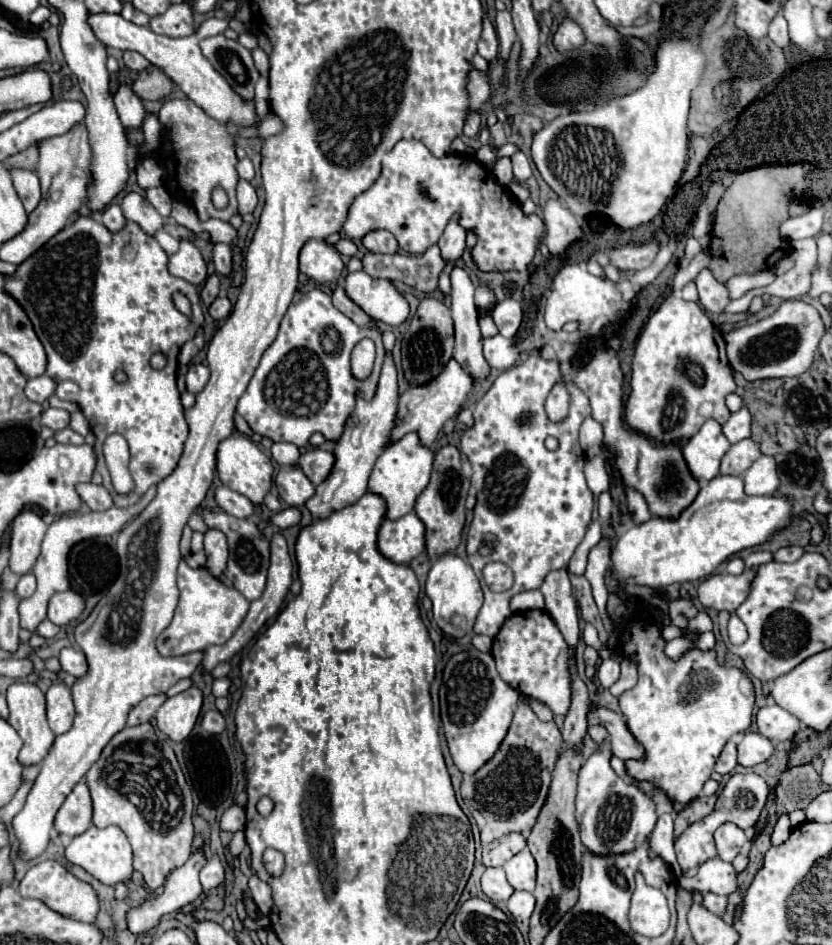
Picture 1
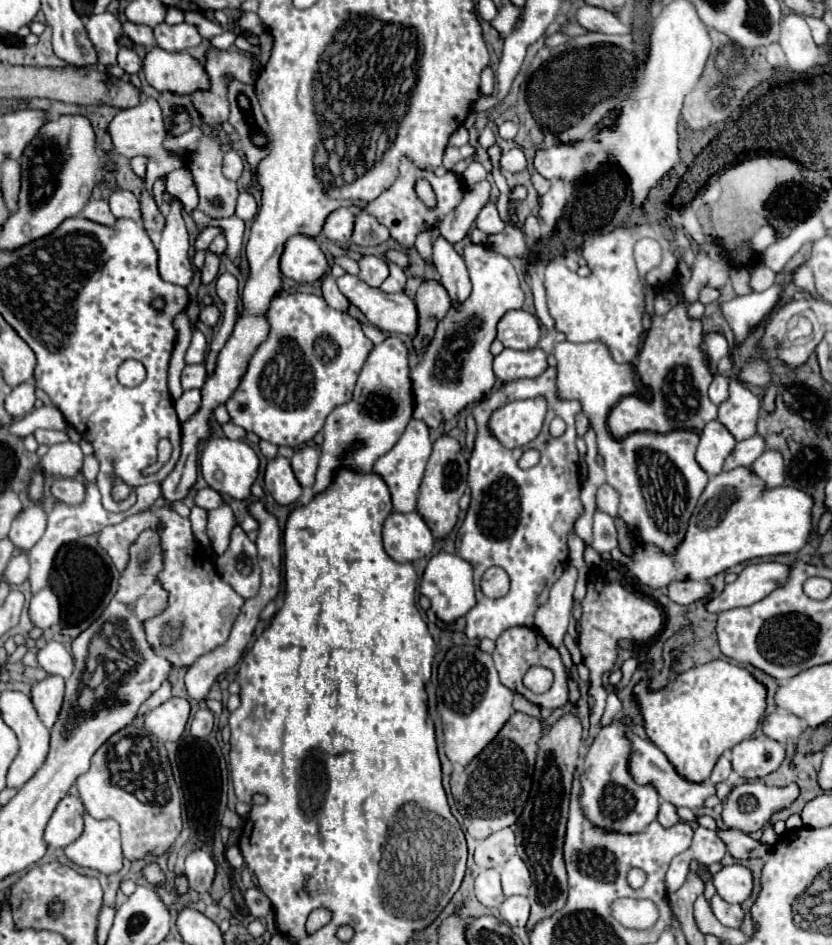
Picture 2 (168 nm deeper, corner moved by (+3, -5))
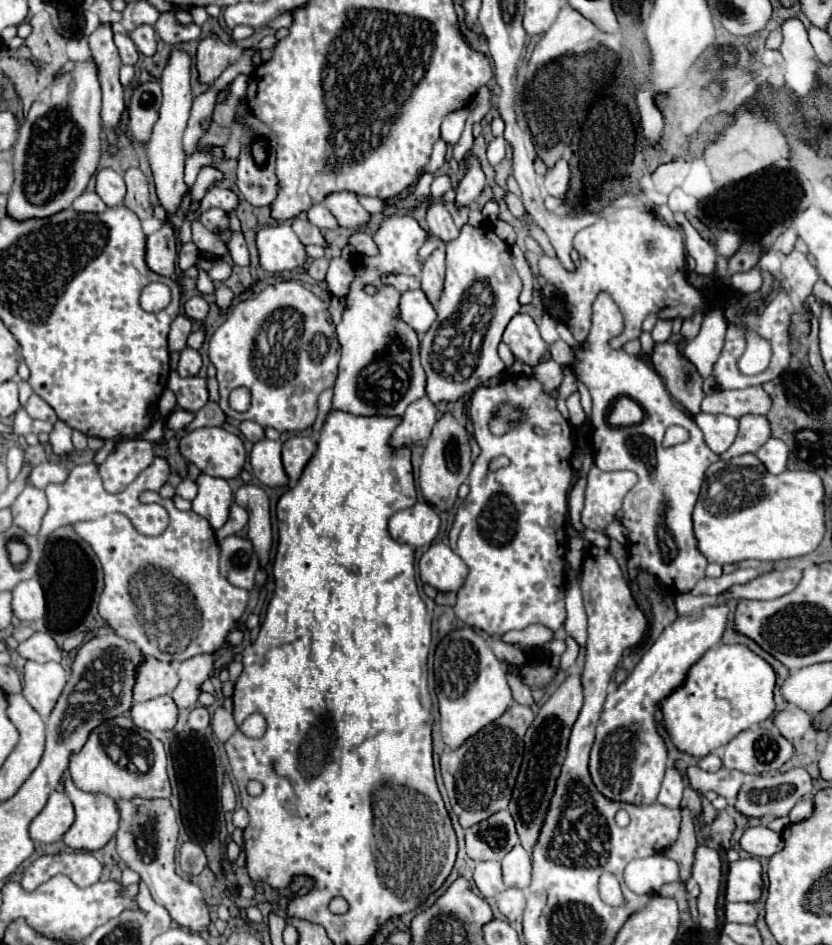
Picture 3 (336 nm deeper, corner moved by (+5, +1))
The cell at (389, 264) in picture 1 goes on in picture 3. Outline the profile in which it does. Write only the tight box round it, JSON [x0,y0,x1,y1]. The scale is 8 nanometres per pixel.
[292,217,324,245]

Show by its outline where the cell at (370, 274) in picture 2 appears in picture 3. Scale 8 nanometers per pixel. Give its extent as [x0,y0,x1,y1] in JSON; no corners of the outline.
[386,275,420,293]

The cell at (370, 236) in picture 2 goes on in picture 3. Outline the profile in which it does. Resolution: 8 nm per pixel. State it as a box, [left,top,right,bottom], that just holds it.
[322,191,370,229]

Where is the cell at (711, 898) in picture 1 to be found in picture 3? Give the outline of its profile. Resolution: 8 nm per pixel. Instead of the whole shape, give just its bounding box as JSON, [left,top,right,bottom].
[726,903,758,925]

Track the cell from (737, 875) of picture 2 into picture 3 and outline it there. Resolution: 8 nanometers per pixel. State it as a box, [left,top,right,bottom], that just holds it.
[726,857,762,903]

